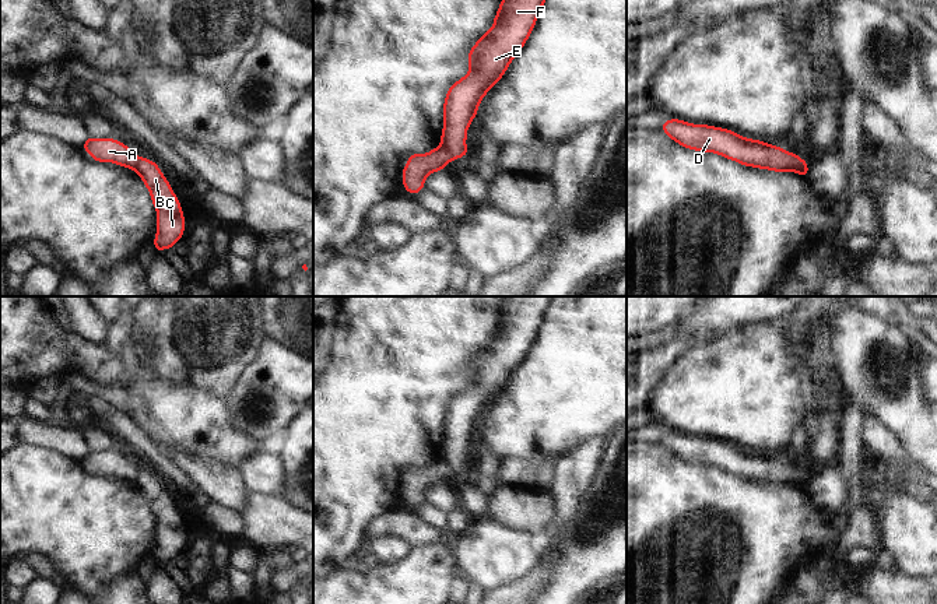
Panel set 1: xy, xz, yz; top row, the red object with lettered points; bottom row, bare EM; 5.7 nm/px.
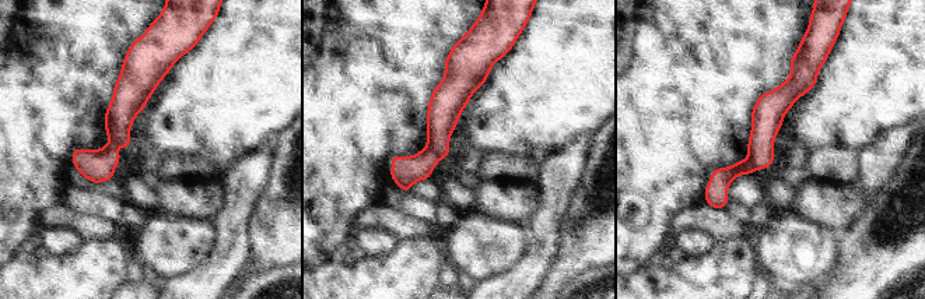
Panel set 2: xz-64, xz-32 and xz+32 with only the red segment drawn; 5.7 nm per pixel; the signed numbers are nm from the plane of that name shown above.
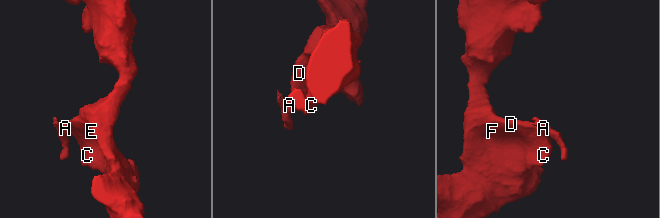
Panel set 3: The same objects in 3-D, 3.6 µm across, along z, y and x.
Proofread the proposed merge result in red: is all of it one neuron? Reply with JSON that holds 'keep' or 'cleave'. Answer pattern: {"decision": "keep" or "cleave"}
{"decision": "cleave"}

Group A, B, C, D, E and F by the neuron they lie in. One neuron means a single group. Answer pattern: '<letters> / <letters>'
A / B C D E F

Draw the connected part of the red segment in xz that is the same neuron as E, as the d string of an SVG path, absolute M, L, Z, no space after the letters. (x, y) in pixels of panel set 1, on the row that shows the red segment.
M502 0L494 18L494 25L468 49L470 71L453 82L443 102L442 145L452 159L459 159L470 151L466 147L467 129L475 119L478 106L485 94L503 77L510 62L520 53L531 34L537 15L545 0Z

